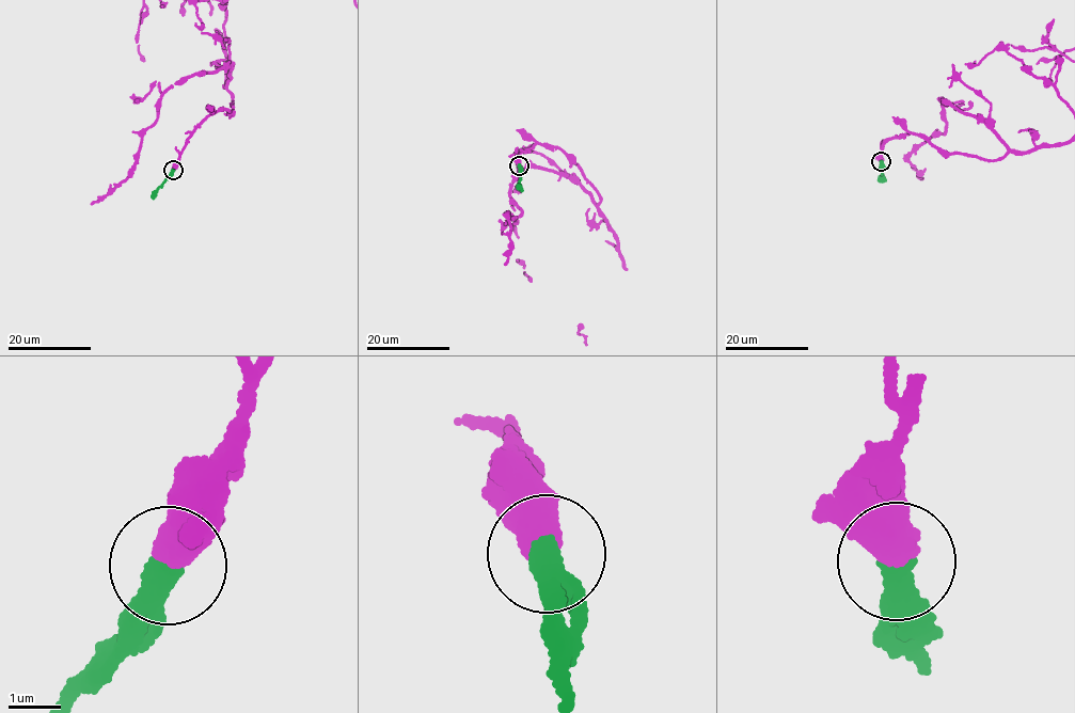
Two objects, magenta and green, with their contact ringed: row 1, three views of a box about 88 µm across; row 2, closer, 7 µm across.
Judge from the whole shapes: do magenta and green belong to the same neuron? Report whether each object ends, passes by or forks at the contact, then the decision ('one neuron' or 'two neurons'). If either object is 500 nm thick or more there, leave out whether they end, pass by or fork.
one neuron

